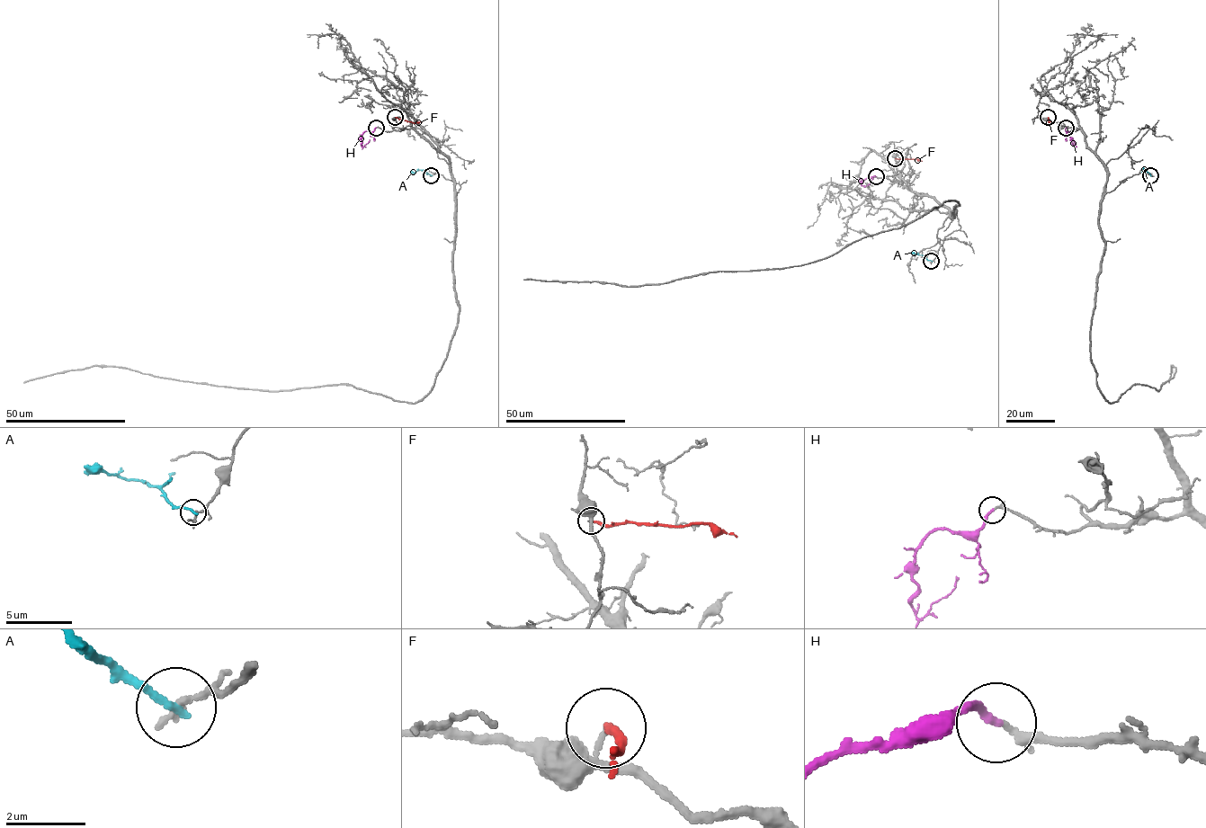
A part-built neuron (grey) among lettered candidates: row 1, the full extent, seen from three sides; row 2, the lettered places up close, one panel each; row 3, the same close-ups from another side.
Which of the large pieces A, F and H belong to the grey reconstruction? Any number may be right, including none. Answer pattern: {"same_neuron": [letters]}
{"same_neuron": ["H"]}

